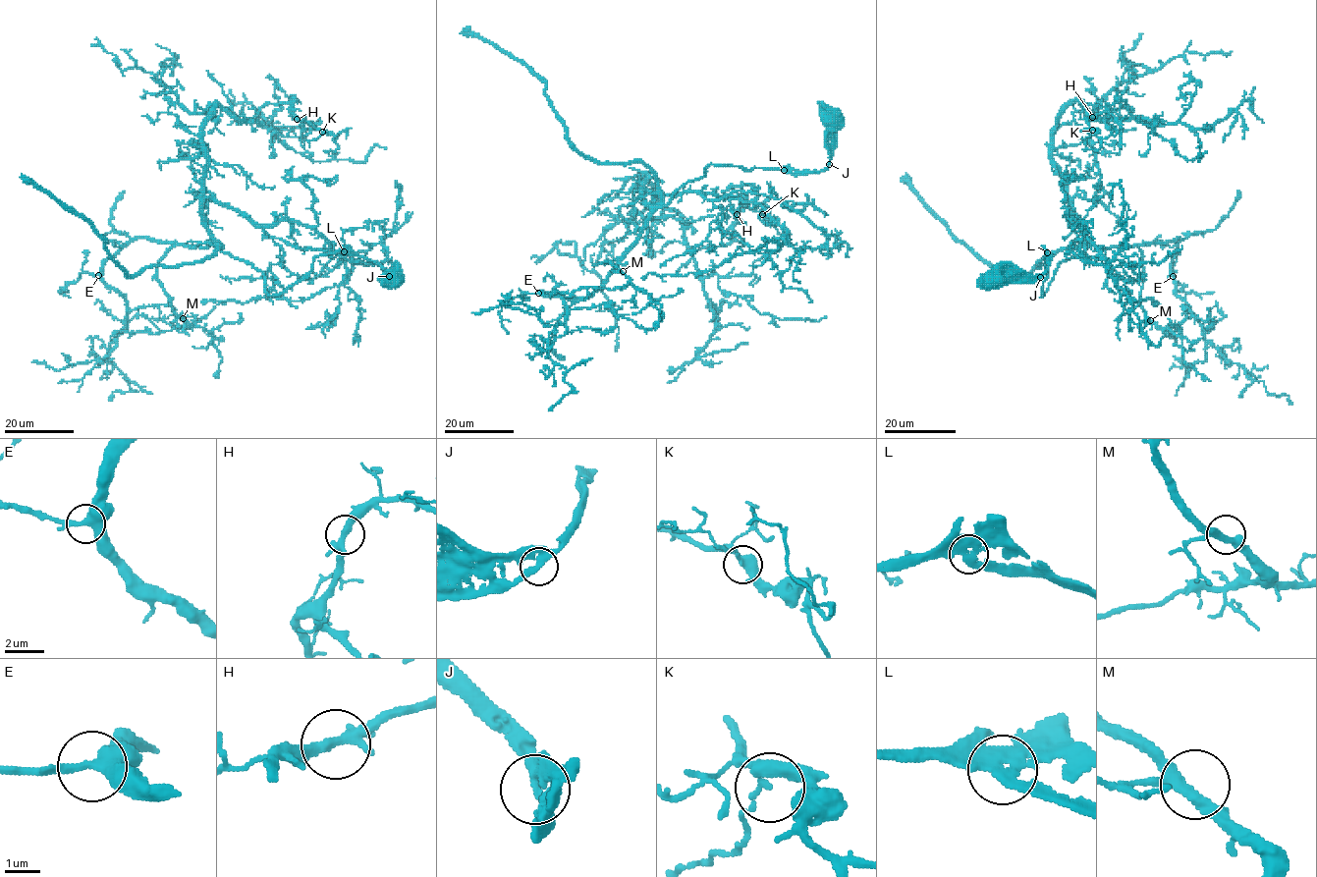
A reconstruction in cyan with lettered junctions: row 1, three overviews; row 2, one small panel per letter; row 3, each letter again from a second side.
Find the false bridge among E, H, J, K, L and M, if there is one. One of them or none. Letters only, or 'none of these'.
none of these

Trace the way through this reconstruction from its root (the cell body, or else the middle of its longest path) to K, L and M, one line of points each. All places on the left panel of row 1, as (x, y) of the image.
K: (389, 278), (339, 249), (270, 296), (214, 245), (215, 106), (250, 121), (290, 103), (322, 132)
L: (389, 278), (387, 280), (390, 276), (372, 260), (344, 251)
M: (389, 278), (339, 249), (270, 296), (249, 263), (179, 245), (156, 279), (183, 318)

